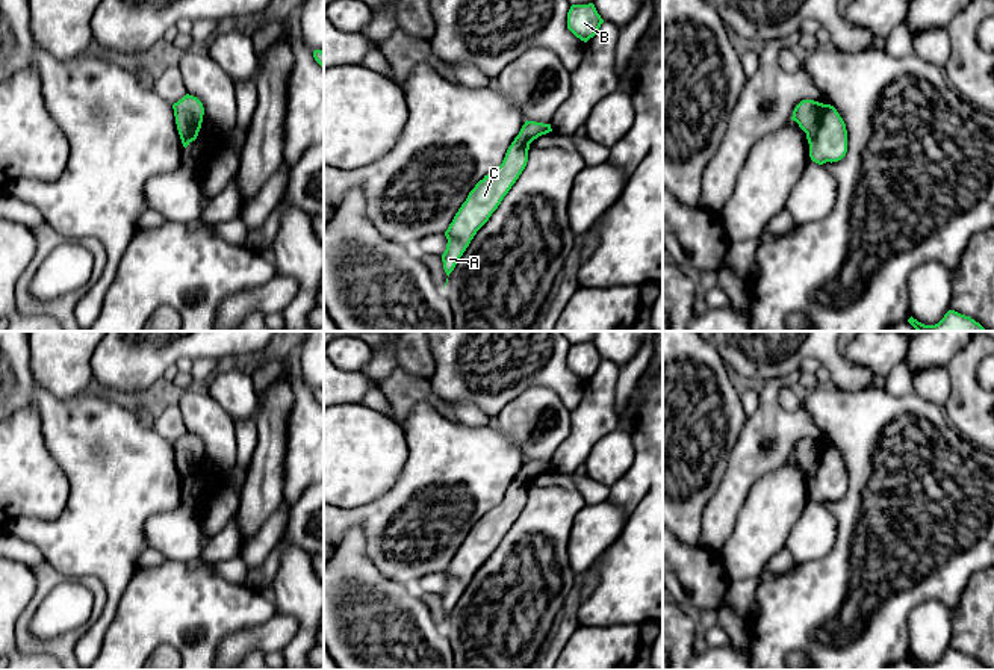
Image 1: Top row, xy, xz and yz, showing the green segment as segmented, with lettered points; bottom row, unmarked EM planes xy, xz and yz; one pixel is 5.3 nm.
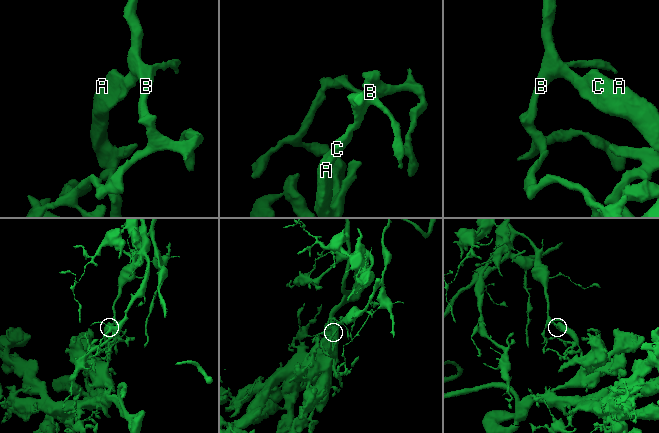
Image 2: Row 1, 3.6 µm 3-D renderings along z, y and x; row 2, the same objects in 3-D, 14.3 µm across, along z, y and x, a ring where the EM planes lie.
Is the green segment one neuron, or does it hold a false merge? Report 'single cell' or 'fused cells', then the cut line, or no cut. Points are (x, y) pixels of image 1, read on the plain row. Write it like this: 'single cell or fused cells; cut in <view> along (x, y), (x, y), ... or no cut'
fused cells; cut in yz along (820, 442), (820, 454), (805, 471)

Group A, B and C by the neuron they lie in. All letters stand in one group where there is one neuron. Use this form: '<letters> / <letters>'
A C / B

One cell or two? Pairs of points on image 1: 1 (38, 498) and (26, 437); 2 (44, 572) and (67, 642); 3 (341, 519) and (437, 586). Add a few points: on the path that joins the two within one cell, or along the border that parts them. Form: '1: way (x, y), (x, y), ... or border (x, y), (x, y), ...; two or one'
1: way (29, 483), (26, 480), (26, 452); one
2: way (38, 598), (26, 616), (26, 634), (41, 645); one
3: border (444, 570), (427, 573), (415, 584); two

